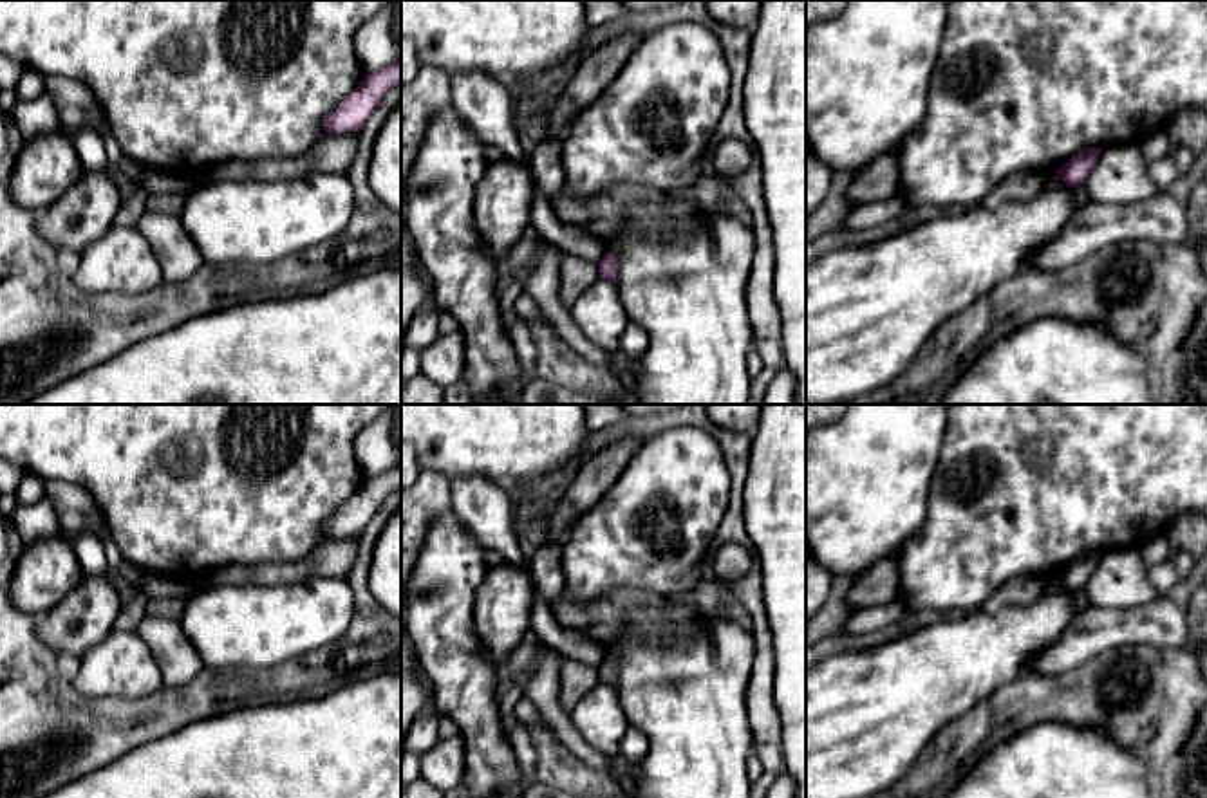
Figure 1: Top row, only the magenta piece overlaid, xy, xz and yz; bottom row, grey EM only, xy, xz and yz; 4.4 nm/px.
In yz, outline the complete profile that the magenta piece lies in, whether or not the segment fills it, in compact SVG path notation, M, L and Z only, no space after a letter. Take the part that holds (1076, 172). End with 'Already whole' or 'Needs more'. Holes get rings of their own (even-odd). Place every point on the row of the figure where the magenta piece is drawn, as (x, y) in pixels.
M1088 148L1073 155L1055 173L1066 182L1066 188L1086 184L1091 170L1095 168L1102 148Z. Already whole

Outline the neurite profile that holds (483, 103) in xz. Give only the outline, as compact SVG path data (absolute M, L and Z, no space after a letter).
M448 72L450 105L468 134L529 172L513 125L511 88L482 72Z

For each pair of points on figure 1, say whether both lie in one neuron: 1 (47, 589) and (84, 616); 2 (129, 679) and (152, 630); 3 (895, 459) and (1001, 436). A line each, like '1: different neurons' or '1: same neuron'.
1: different neurons
2: different neurons
3: different neurons

